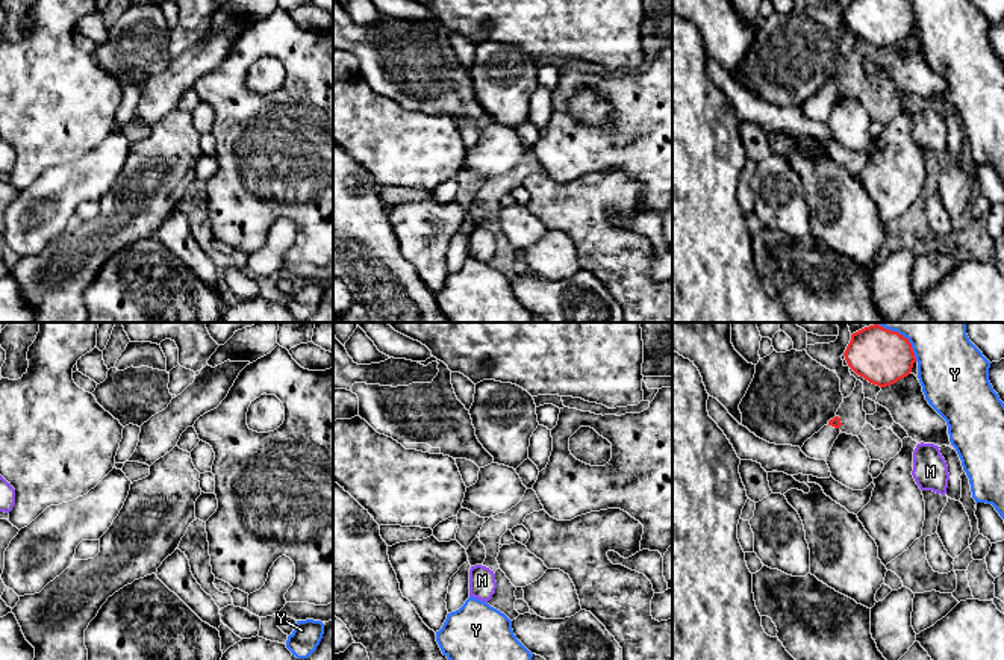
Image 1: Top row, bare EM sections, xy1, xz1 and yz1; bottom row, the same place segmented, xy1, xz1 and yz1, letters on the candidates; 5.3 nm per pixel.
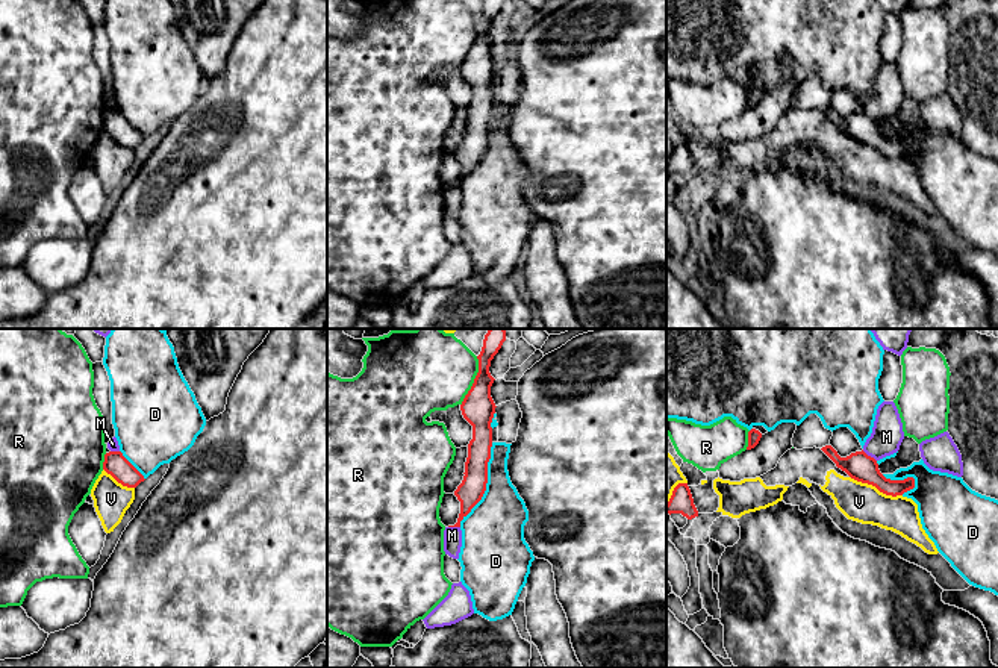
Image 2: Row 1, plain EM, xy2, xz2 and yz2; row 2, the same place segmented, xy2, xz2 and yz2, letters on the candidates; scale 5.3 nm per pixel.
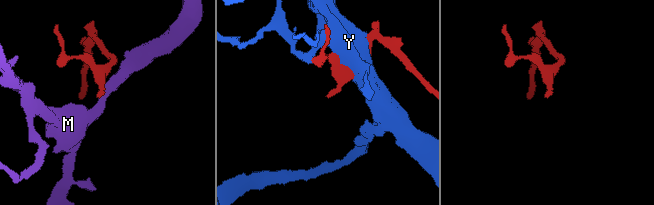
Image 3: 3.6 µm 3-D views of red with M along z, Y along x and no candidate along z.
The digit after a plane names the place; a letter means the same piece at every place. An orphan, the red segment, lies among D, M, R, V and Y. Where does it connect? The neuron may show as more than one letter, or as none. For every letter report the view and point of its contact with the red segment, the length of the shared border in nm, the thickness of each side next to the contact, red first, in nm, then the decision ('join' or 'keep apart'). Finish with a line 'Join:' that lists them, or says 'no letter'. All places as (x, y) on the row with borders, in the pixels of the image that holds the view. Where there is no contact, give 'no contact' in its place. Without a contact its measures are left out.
D: meets red in xz2 at (485, 485); contact 480 nm long; 140 nm thick on the red side, 320 nm on the other; keep apart
M: meets red in yz2 at (870, 456); contact 100 nm long; 150 nm thick on the red side, 170 nm on the other; keep apart
R: meets red in xz2 at (474, 380); contact 280 nm long; 180 nm thick on the red side, 440 nm on the other; keep apart
V: meets red in yz2 at (876, 486); contact 300 nm long; 150 nm thick on the red side, 200 nm on the other; keep apart
Y: meets red in yz1 at (901, 335); contact 300 nm long; 300 nm thick on the red side, 340 nm on the other; keep apart
Join: no letter

